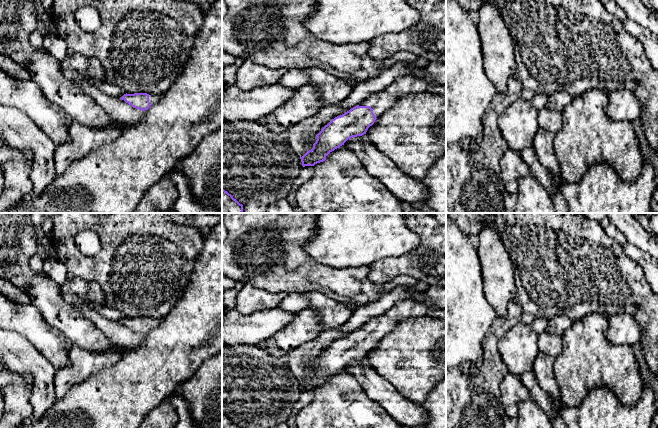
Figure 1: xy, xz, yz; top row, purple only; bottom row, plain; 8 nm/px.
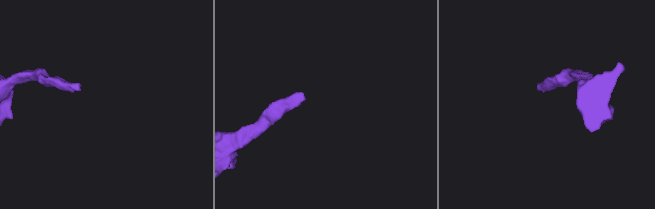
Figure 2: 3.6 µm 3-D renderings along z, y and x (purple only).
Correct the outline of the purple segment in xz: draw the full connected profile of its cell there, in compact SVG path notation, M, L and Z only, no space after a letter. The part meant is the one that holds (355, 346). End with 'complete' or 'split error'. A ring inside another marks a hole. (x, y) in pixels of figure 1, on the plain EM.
M430 287L425 296L432 301L431 304L411 299L398 301L383 314L371 317L359 329L332 343L317 358L313 372L300 381L302 390L323 386L330 376L348 363L366 358L375 344L404 320L446 308L446 287Z | split error

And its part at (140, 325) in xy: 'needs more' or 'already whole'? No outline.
needs more

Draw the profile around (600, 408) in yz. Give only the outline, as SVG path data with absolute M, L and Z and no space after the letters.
M600 386L592 389L576 407L562 406L560 415L567 428L650 428L656 414L653 389L644 386L640 399L633 405L623 405L611 389Z

